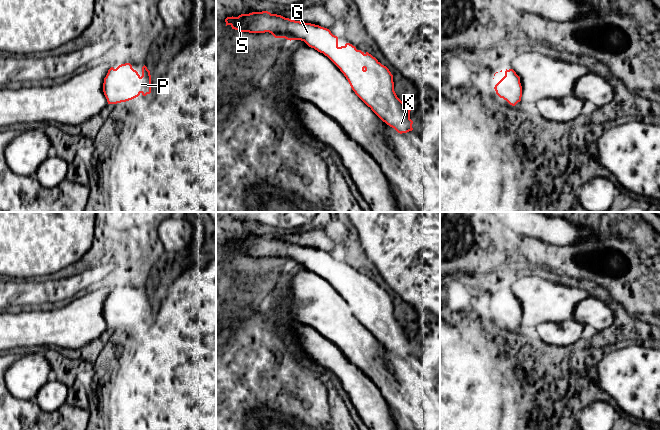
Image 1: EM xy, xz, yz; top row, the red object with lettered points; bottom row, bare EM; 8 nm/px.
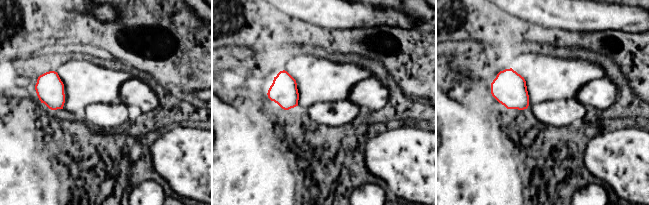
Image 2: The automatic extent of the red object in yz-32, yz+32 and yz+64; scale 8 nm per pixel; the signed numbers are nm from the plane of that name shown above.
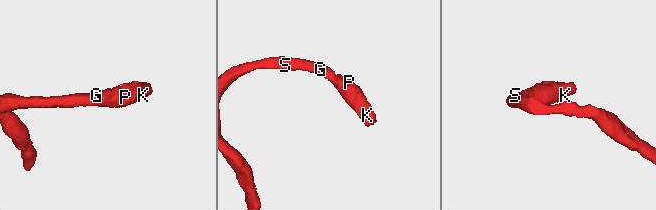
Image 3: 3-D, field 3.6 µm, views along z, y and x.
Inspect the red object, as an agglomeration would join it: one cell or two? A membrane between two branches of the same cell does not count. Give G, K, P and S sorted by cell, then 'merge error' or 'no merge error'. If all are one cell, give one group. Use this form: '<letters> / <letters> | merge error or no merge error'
G K P S | no merge error

